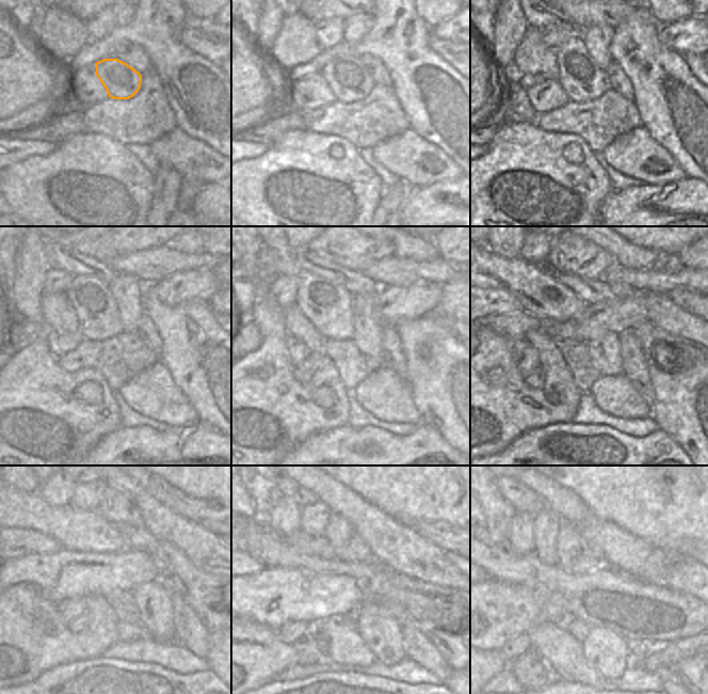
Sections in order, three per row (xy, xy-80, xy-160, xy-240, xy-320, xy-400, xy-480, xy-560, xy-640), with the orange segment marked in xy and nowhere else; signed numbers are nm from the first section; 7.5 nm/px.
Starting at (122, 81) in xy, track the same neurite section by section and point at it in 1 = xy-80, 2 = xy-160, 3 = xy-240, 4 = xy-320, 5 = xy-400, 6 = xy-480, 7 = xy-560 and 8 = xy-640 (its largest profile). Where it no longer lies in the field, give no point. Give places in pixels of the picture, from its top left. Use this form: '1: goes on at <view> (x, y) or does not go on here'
1: goes on at xy-80 (347, 77)
2: goes on at xy-160 (580, 77)
3: goes on at xy-240 (97, 318)
4: goes on at xy-320 (328, 306)
5: goes on at xy-400 (543, 296)
6: goes on at xy-480 (76, 524)
7: goes on at xy-560 (307, 522)
8: goes on at xy-640 (541, 517)

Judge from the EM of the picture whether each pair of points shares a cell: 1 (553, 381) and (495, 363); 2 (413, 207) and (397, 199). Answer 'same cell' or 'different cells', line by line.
1: same cell
2: different cells

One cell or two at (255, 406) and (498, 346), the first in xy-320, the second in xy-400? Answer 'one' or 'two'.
one

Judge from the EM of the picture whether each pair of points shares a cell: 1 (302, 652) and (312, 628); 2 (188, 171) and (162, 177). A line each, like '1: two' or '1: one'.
1: one
2: two

